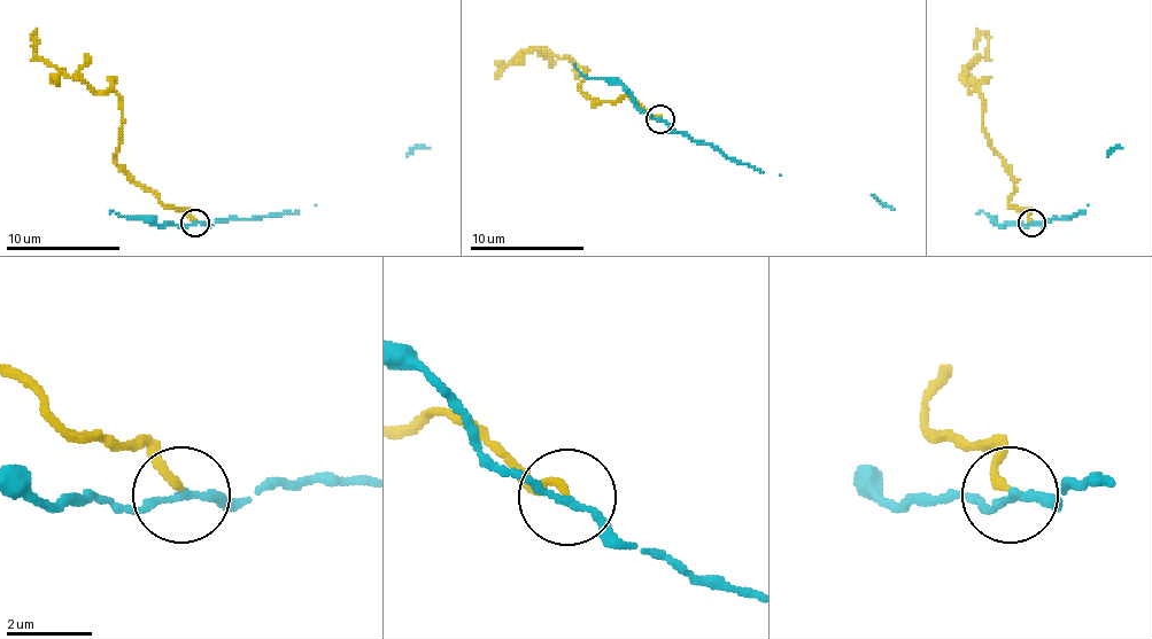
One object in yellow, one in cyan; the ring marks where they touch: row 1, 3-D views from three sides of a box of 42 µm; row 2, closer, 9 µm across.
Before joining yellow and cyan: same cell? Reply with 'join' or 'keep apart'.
keep apart

